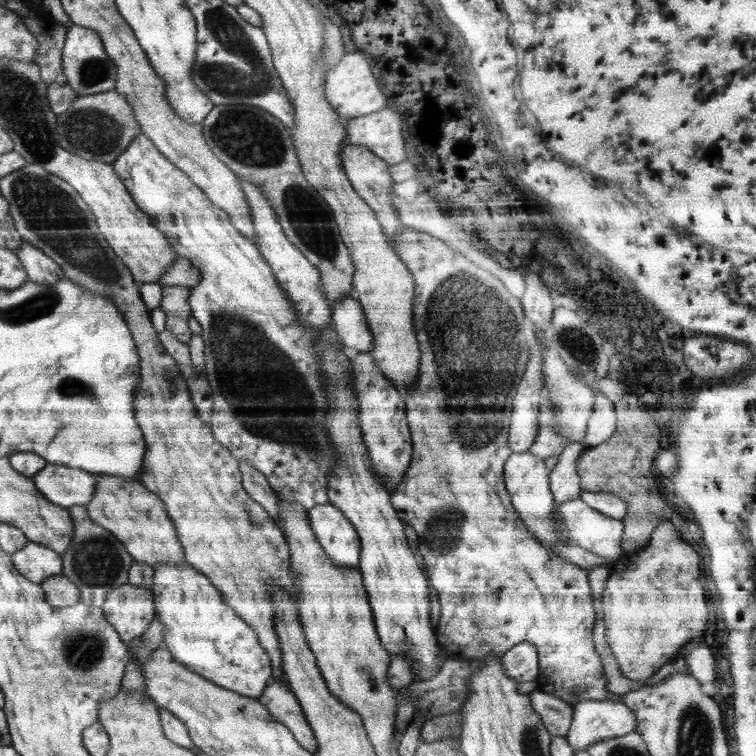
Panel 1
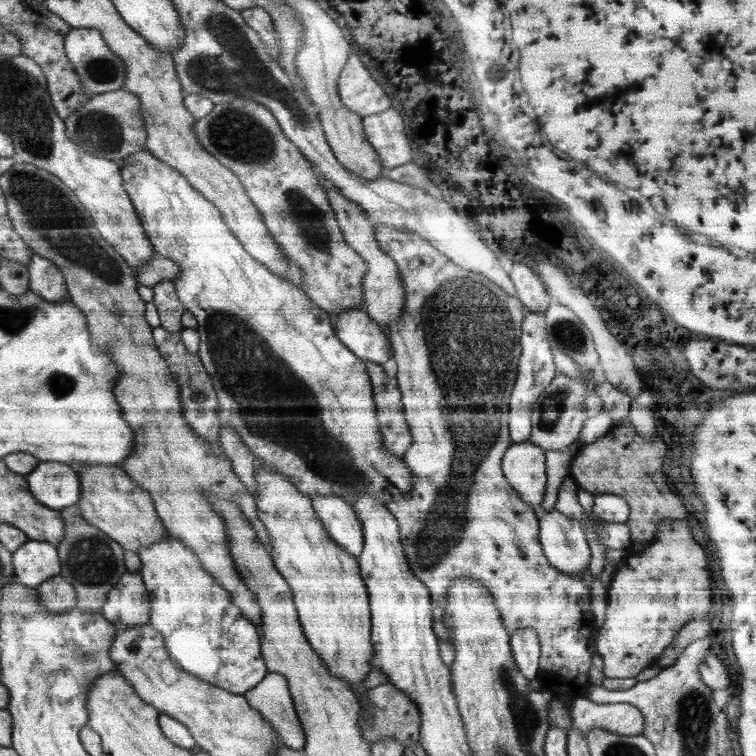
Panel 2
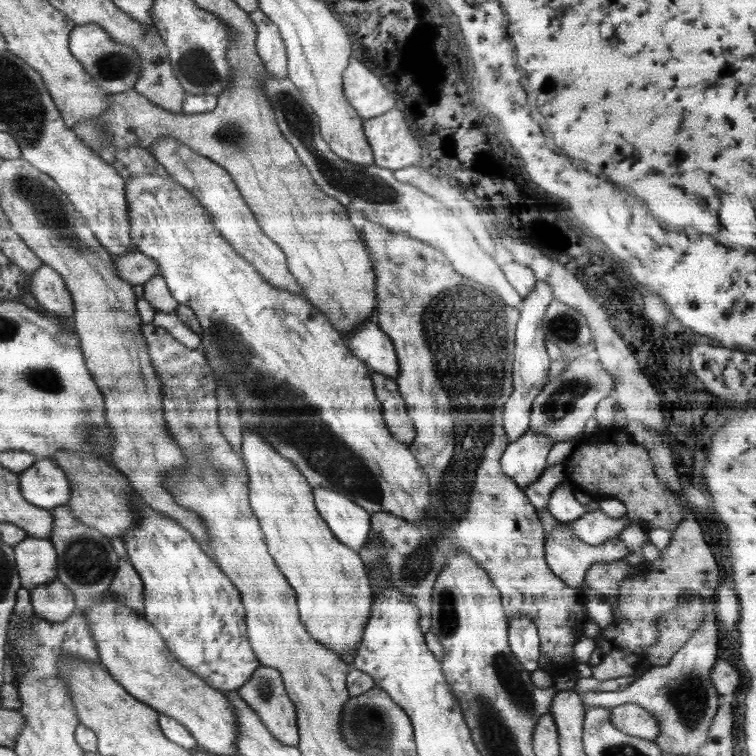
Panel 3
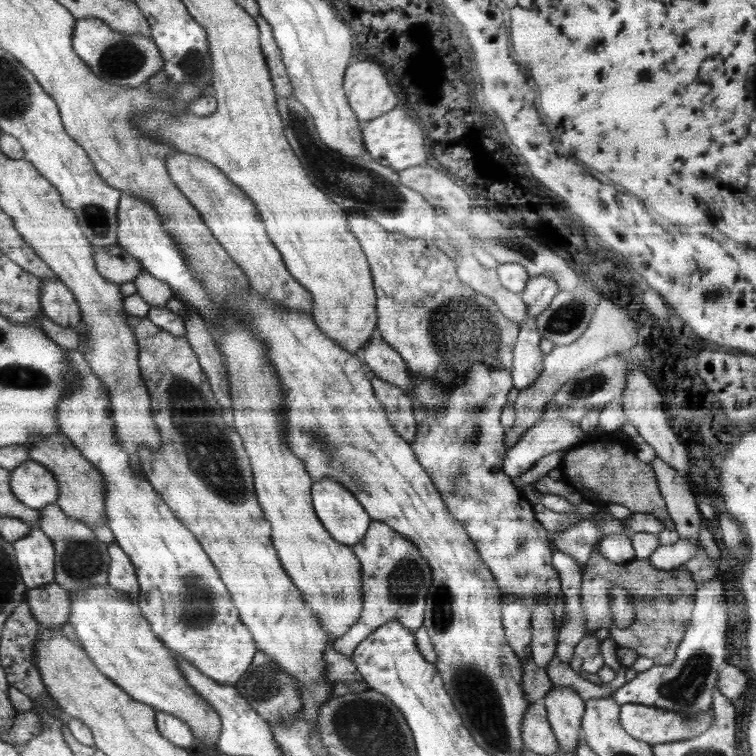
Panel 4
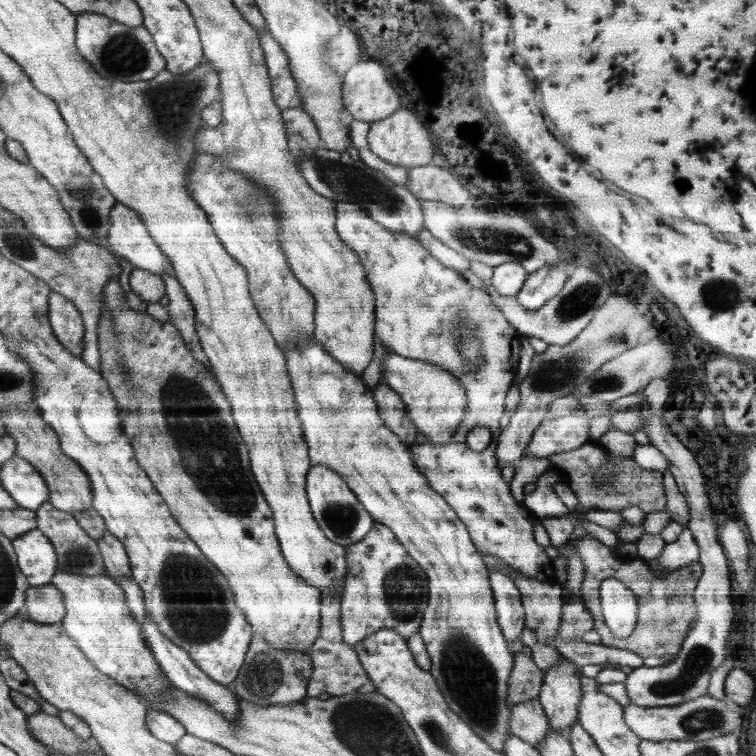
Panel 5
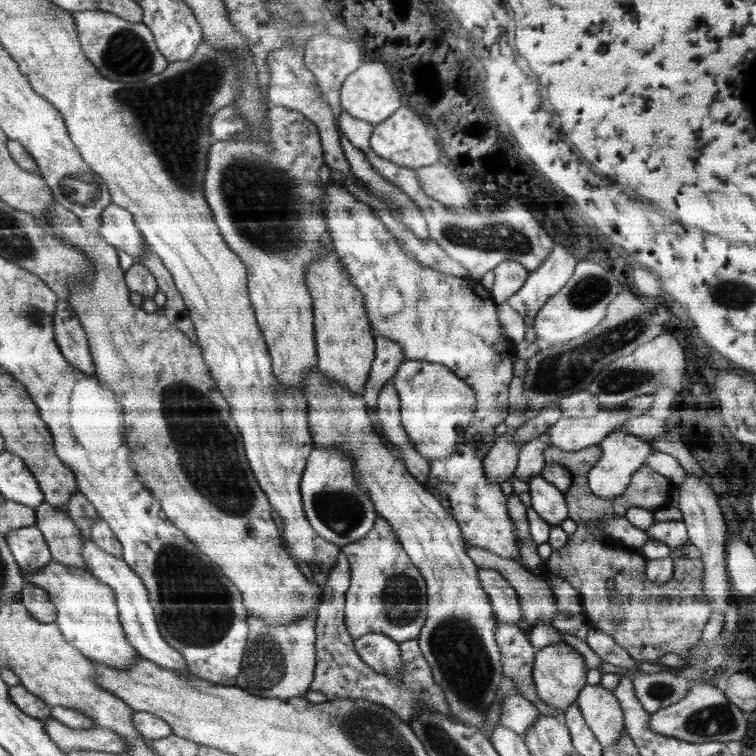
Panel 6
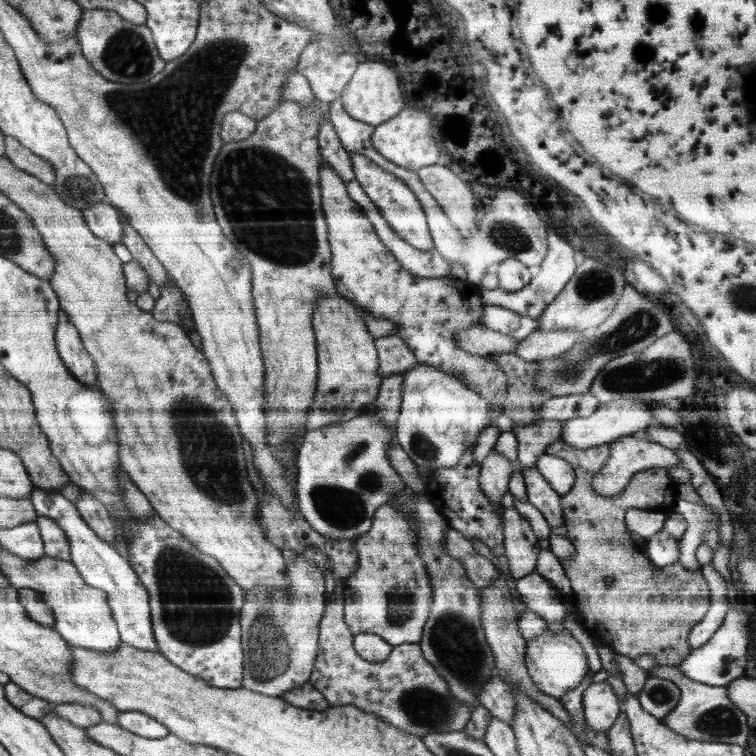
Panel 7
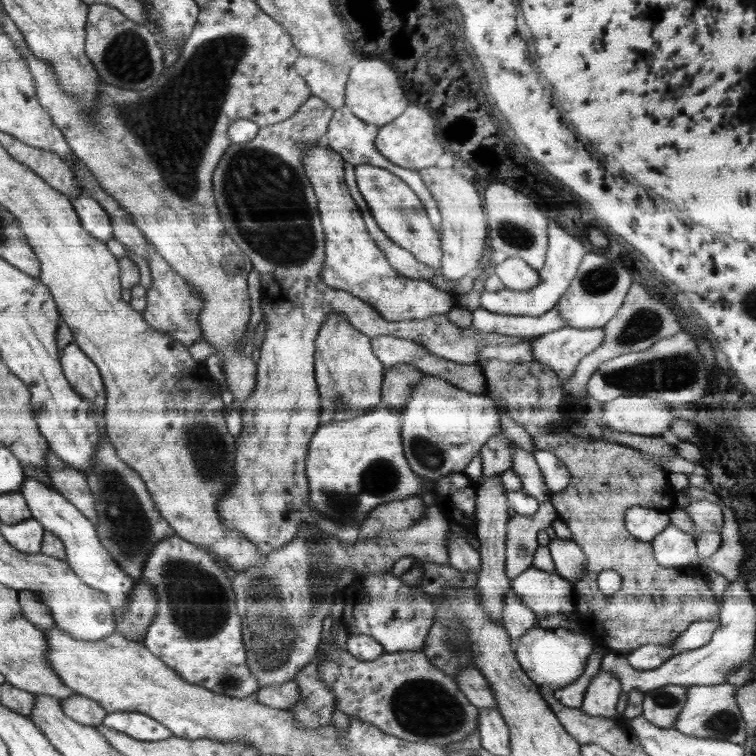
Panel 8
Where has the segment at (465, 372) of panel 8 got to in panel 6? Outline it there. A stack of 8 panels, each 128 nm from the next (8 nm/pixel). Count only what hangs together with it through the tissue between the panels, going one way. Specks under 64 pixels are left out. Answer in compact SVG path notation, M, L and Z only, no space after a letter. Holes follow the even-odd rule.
M375 333L375 357L363 394L364 401L368 406L368 413L370 413L370 421L372 421L374 431L376 431L378 435L380 432L380 437L384 440L386 447L402 461L404 461L404 458L402 458L400 448L392 444L390 440L388 440L388 436L384 434L376 410L377 398L382 387L396 374L398 366L400 366L400 363L404 360L406 360L406 358L404 354L402 354L402 346L400 346L400 344Z

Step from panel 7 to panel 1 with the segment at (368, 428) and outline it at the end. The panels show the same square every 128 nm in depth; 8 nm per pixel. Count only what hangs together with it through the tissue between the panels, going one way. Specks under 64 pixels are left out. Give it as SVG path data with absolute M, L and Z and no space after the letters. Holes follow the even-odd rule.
M329 502L316 504L308 511L308 520L316 540L334 562L334 566L358 569L361 542L344 512Z

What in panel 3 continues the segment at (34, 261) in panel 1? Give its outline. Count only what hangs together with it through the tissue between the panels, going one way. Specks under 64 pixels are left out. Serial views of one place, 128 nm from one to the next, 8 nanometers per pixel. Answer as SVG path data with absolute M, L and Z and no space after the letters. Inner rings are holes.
M42 264L32 272L31 293L48 313L73 319L74 304L62 275L56 269Z

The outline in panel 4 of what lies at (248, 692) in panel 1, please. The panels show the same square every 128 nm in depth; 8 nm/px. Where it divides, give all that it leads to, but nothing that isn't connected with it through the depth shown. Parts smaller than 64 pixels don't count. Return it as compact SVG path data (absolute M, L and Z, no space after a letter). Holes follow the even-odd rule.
M79 349L66 350L68 361L80 375L80 384L67 395L58 411L58 425L60 434L68 436L72 444L84 458L88 459L102 473L106 483L106 500L104 500L104 514L106 524L114 533L114 540L129 556L134 565L139 586L139 608L144 619L151 625L154 635L174 654L187 661L201 674L208 676L212 681L220 684L234 685L242 679L244 672L251 668L257 651L250 632L240 621L238 610L233 602L230 592L222 582L218 569L204 552L200 541L192 534L188 527L170 510L162 500L162 496L153 488L151 483L143 476L136 474L130 468L128 454L120 448L114 422L112 422L112 404L109 402L107 390L98 380L98 376L90 370L84 356Z

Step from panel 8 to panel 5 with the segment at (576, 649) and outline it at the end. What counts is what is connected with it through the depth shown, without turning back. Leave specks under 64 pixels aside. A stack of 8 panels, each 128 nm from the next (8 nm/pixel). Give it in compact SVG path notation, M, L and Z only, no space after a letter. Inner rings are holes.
M568 660L544 671L544 682L537 698L548 717L550 729L567 735L578 720L578 704L582 698L580 670Z

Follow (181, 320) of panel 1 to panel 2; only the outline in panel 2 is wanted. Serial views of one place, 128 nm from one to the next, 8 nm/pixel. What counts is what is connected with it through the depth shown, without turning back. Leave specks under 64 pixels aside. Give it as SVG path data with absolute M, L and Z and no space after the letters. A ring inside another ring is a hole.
M164 280L153 286L152 290L154 290L152 302L158 309L161 327L170 332L180 333L180 330L184 328L181 323L181 316L186 308L176 295L174 282Z

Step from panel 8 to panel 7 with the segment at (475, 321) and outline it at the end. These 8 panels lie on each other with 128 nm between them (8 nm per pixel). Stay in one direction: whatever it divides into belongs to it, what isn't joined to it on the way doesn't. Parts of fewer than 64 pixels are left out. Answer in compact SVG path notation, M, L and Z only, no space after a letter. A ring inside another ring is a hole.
M484 305L484 316L480 324L490 330L505 334L519 342L532 332L538 330L538 320L530 316L522 316L508 308L498 305Z

